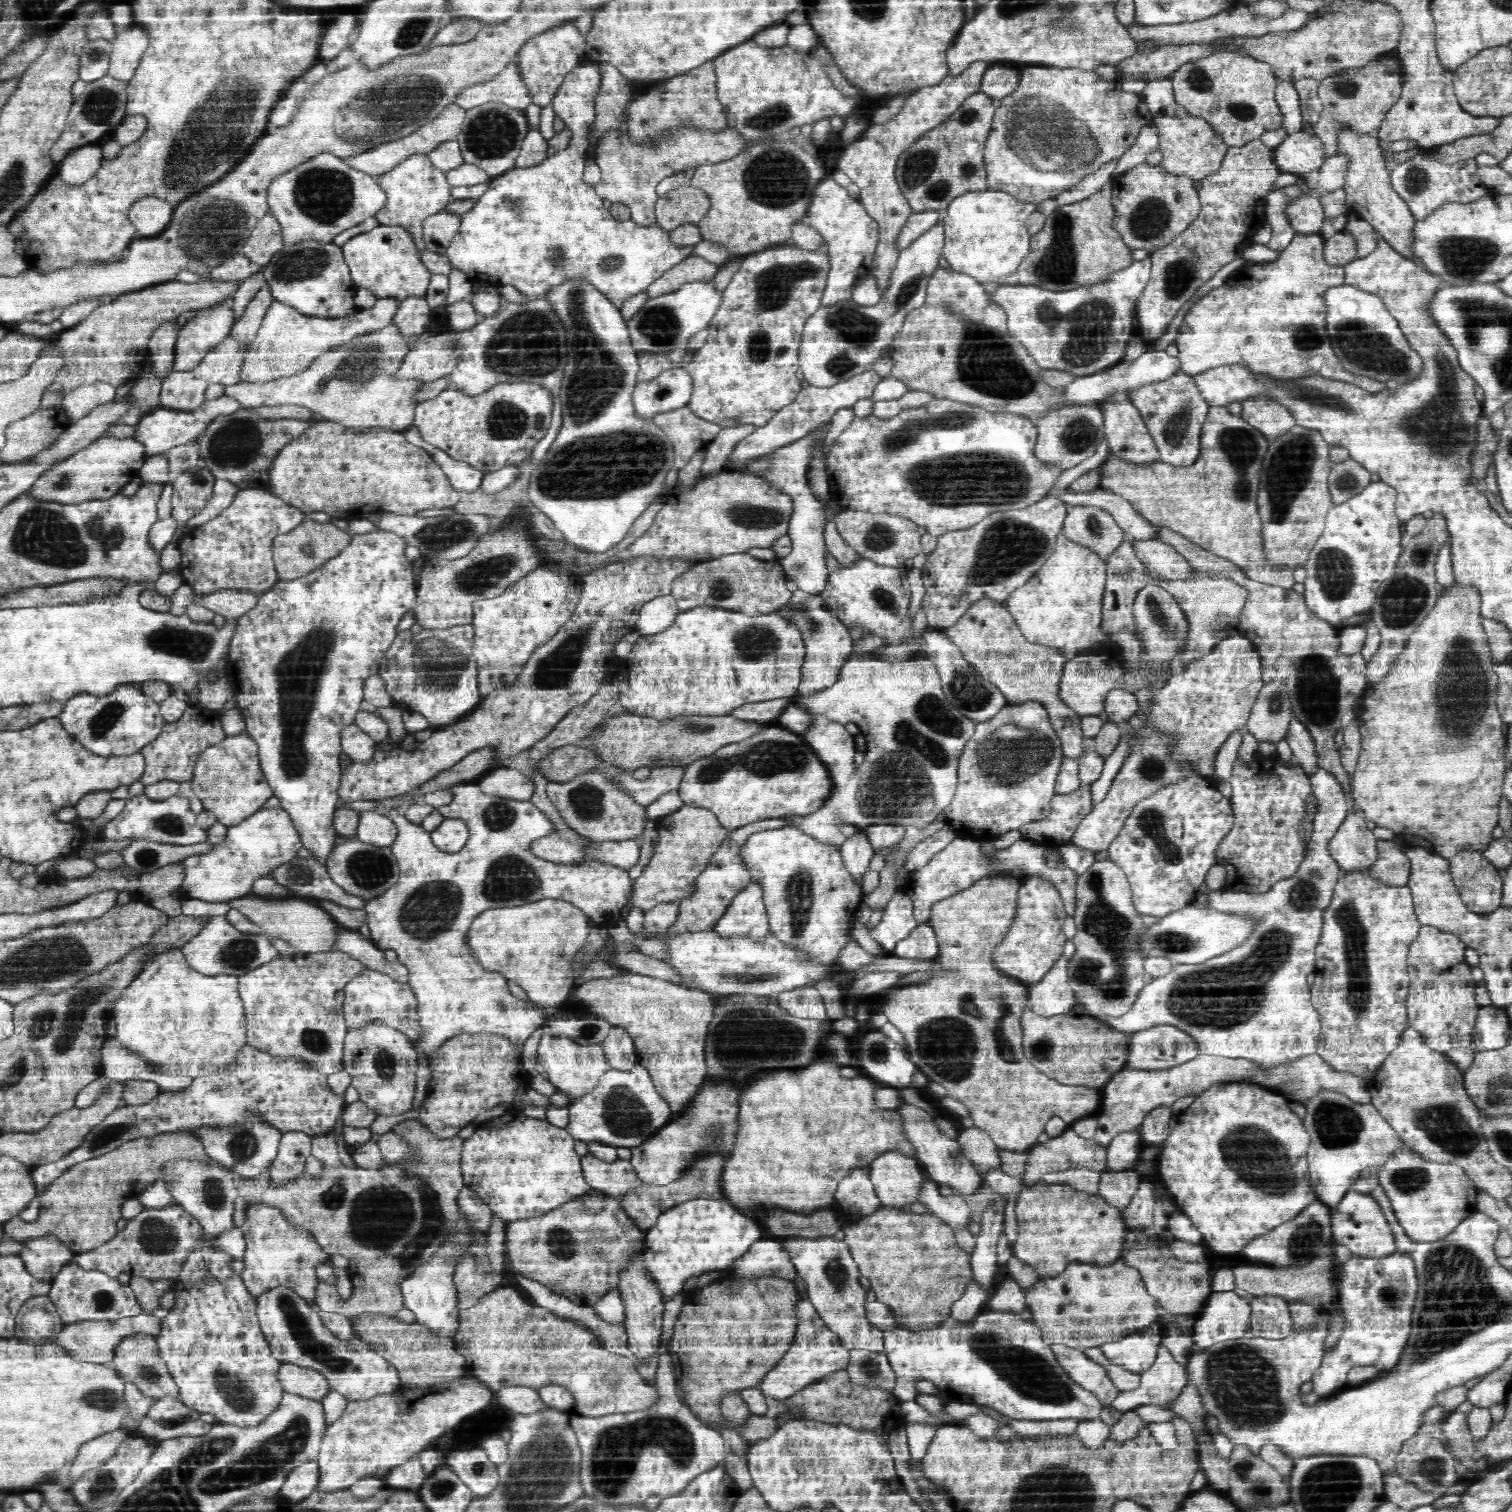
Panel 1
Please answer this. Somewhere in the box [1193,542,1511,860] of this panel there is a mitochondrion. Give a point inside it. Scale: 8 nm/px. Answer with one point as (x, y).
(1463, 702)

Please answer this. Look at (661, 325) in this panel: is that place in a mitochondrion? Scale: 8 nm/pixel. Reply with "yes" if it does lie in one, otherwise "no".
yes

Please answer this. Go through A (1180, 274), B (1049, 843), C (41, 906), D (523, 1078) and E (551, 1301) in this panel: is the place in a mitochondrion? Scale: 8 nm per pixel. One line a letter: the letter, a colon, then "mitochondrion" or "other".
A: mitochondrion
B: other
C: other
D: other
E: other

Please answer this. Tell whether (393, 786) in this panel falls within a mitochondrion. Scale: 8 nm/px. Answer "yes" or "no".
no

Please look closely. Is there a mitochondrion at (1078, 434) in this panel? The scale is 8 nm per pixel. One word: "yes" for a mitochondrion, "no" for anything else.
yes

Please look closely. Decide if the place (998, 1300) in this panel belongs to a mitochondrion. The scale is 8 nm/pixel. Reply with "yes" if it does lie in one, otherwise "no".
no

